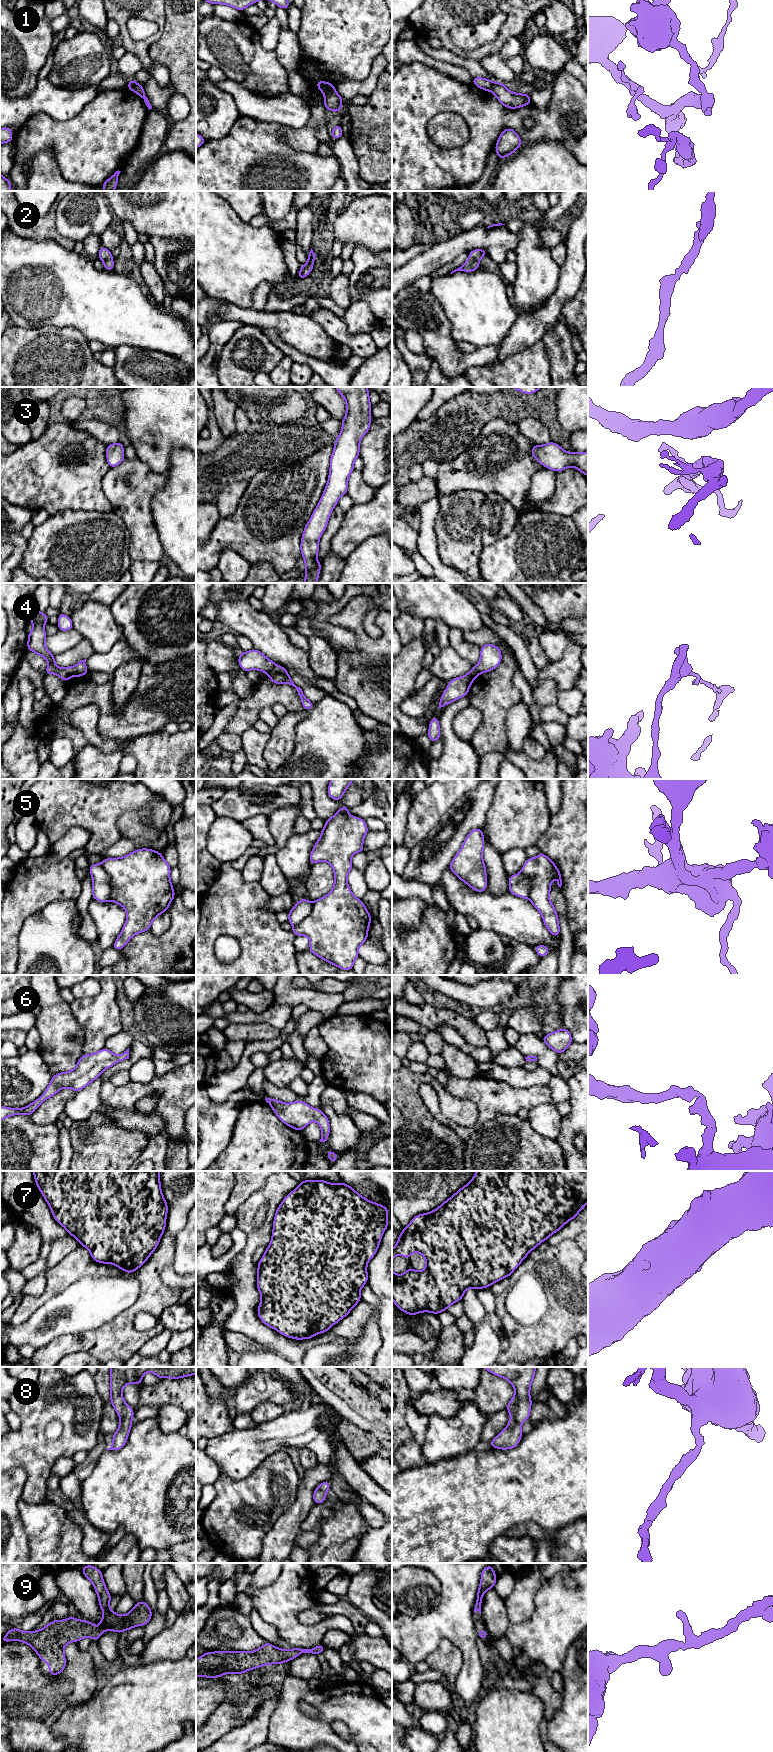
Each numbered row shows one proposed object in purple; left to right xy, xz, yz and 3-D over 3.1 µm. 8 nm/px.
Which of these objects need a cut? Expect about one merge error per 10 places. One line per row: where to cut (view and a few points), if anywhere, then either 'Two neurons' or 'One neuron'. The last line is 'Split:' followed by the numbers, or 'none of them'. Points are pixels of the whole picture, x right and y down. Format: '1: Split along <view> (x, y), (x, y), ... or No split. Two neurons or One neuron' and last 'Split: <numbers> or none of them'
1: Split along xz (335, 91), (325, 96). Two neurons
2: No split. One neuron
3: No split. One neuron
4: Split along xz (274, 664), (267, 673). Two neurons
5: No split. One neuron
6: No split. One neuron
7: No split. One neuron
8: No split. One neuron
9: No split. One neuron
Split: 1, 4

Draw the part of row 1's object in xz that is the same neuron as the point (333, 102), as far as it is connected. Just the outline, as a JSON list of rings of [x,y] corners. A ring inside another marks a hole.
[[[335,92],[326,95],[323,104],[327,110],[339,112],[342,110],[342,102],[342,97],[337,92]]]

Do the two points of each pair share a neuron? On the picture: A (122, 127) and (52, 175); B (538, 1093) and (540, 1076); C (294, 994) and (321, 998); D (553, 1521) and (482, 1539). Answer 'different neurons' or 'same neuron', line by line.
A: different neurons
B: different neurons
C: same neuron
D: same neuron

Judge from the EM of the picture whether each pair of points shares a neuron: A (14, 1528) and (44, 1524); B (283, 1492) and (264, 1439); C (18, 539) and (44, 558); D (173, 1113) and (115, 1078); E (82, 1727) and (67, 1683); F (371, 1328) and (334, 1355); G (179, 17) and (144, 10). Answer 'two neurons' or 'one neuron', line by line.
A: two neurons
B: two neurons
C: two neurons
D: two neurons
E: two neurons
F: one neuron
G: two neurons

